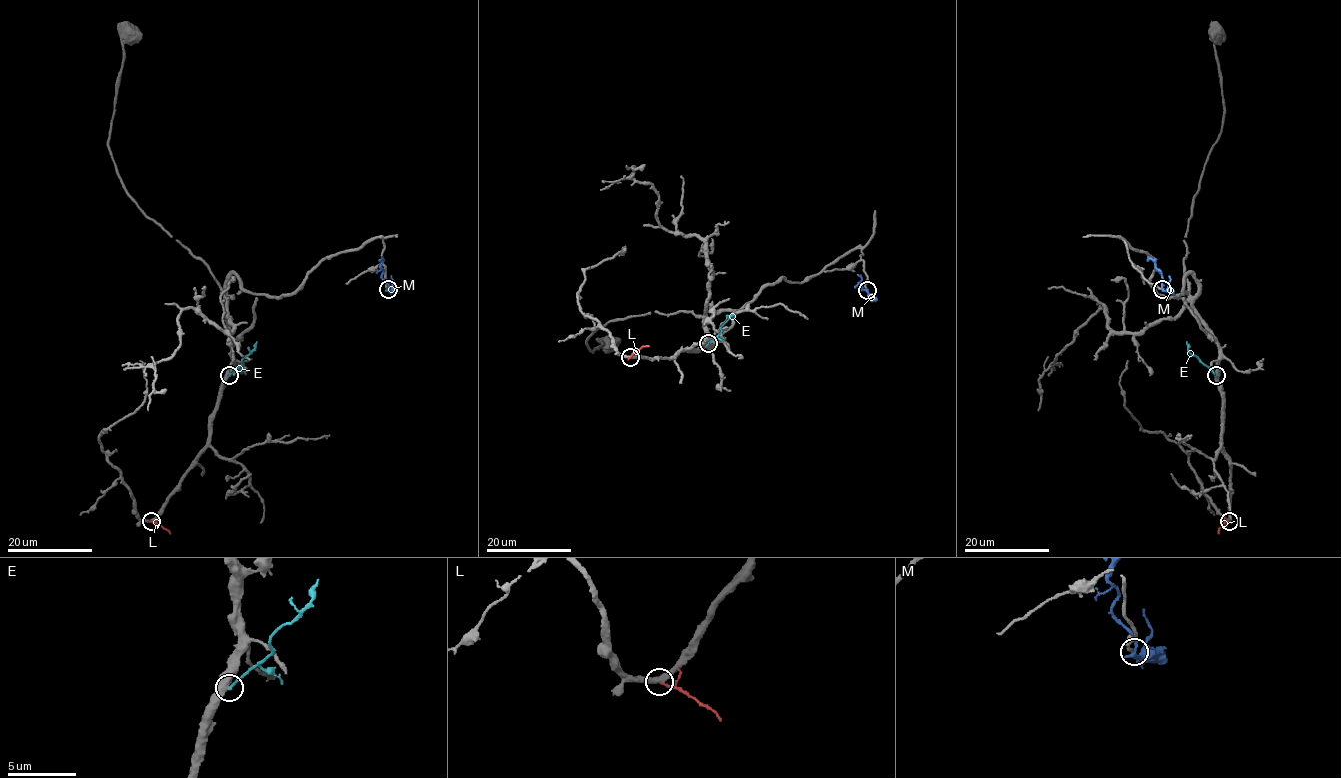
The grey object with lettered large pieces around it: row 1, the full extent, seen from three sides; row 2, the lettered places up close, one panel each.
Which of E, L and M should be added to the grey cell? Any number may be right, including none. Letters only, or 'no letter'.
no letter

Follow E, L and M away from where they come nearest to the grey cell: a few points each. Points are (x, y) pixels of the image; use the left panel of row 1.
E: (229, 375), (243, 363), (242, 360), (257, 342)
L: (151, 522), (170, 533)
M: (388, 289), (381, 274), (383, 270), (380, 263), (383, 259), (379, 260)

